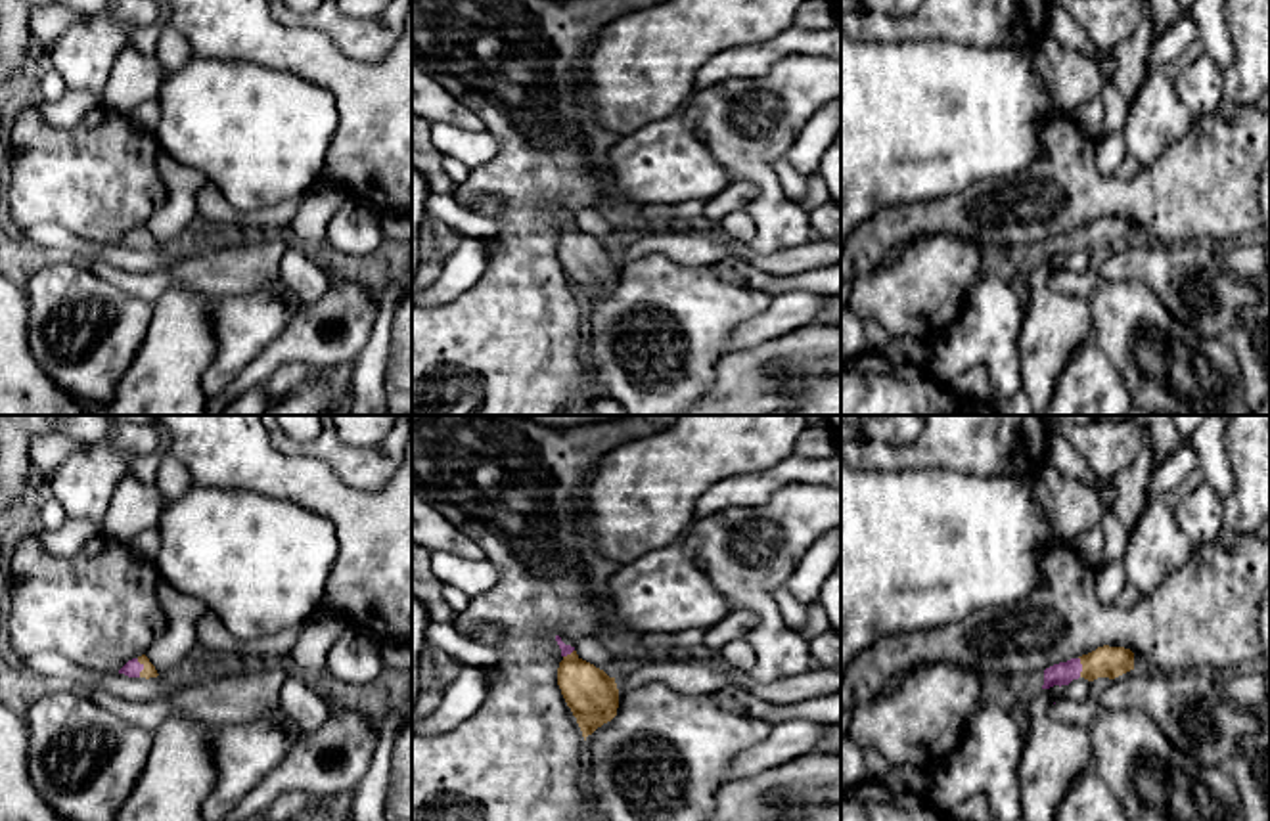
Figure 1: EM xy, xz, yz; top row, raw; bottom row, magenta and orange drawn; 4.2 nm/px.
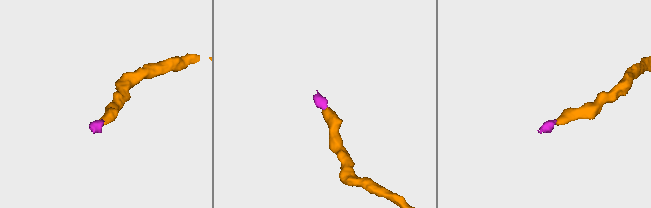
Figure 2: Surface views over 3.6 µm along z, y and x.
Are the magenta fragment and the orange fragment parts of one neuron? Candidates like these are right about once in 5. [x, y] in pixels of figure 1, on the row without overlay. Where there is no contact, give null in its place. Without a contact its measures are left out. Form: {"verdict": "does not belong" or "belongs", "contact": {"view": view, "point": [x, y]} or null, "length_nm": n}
{"verdict": "belongs", "contact": {"view": "xy", "point": [142, 240]}, "length_nm": 80}

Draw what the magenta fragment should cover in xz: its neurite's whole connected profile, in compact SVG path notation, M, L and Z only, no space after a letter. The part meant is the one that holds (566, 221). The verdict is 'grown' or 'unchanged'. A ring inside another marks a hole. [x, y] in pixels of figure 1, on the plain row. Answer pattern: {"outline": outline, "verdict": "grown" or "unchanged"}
{"outline": "M559 207L556 212L563 228L557 239L557 256L586 312L617 287L619 260L615 249L582 232L575 218L565 216Z", "verdict": "grown"}

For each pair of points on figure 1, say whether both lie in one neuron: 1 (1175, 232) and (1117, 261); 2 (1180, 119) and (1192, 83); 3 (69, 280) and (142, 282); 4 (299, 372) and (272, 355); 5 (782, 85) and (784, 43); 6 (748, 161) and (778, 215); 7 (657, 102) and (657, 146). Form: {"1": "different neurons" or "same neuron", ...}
{"1": "different neurons", "2": "different neurons", "3": "different neurons", "4": "different neurons", "5": "different neurons", "6": "same neuron", "7": "different neurons"}

